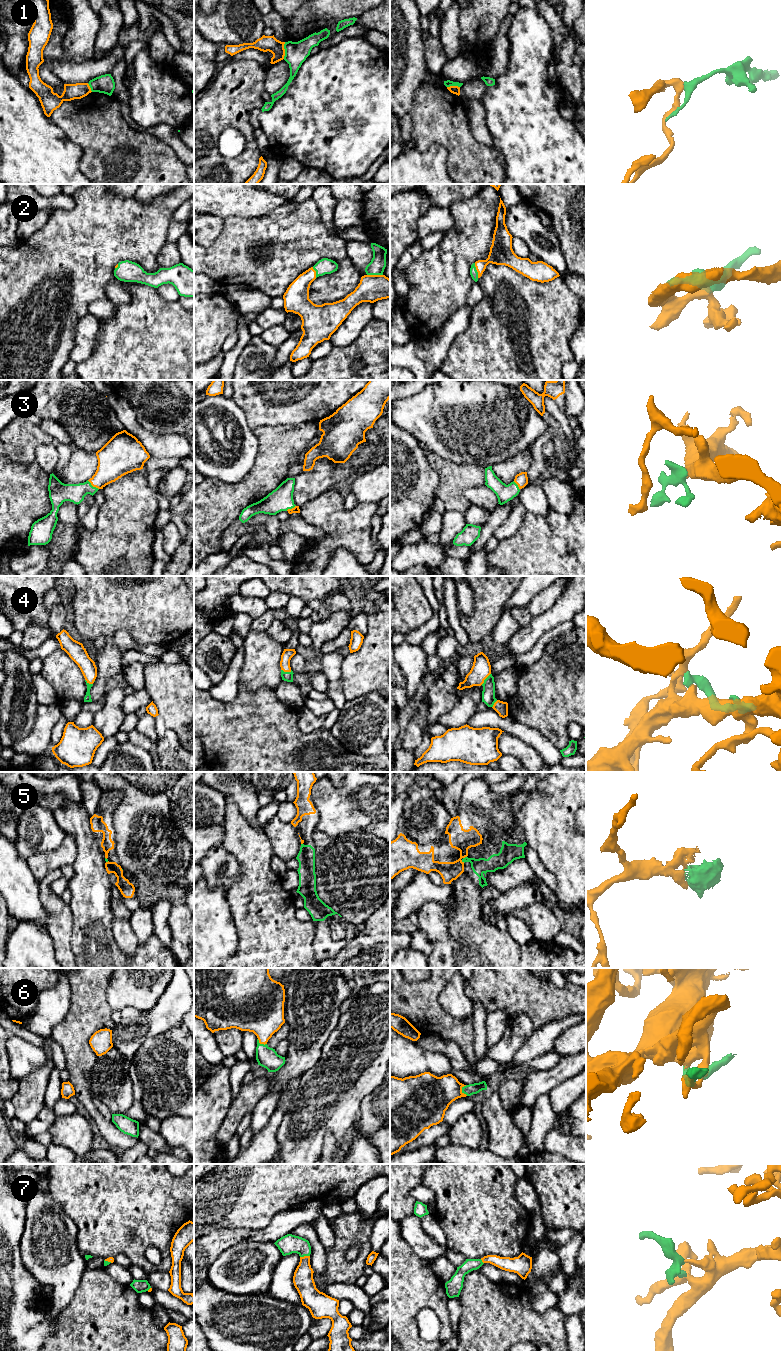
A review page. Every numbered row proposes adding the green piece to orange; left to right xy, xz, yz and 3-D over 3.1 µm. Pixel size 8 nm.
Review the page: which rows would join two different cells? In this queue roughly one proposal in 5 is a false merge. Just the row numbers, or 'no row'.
1

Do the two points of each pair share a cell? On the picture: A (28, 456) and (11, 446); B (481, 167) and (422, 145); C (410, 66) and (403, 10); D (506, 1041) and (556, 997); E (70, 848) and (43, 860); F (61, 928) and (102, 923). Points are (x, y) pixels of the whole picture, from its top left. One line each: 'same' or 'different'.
A: same
B: same
C: same
D: different
E: same
F: different

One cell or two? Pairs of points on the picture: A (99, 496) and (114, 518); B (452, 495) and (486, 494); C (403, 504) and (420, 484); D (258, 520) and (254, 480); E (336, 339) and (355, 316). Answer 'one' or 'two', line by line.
A: two
B: two
C: one
D: two
E: one

